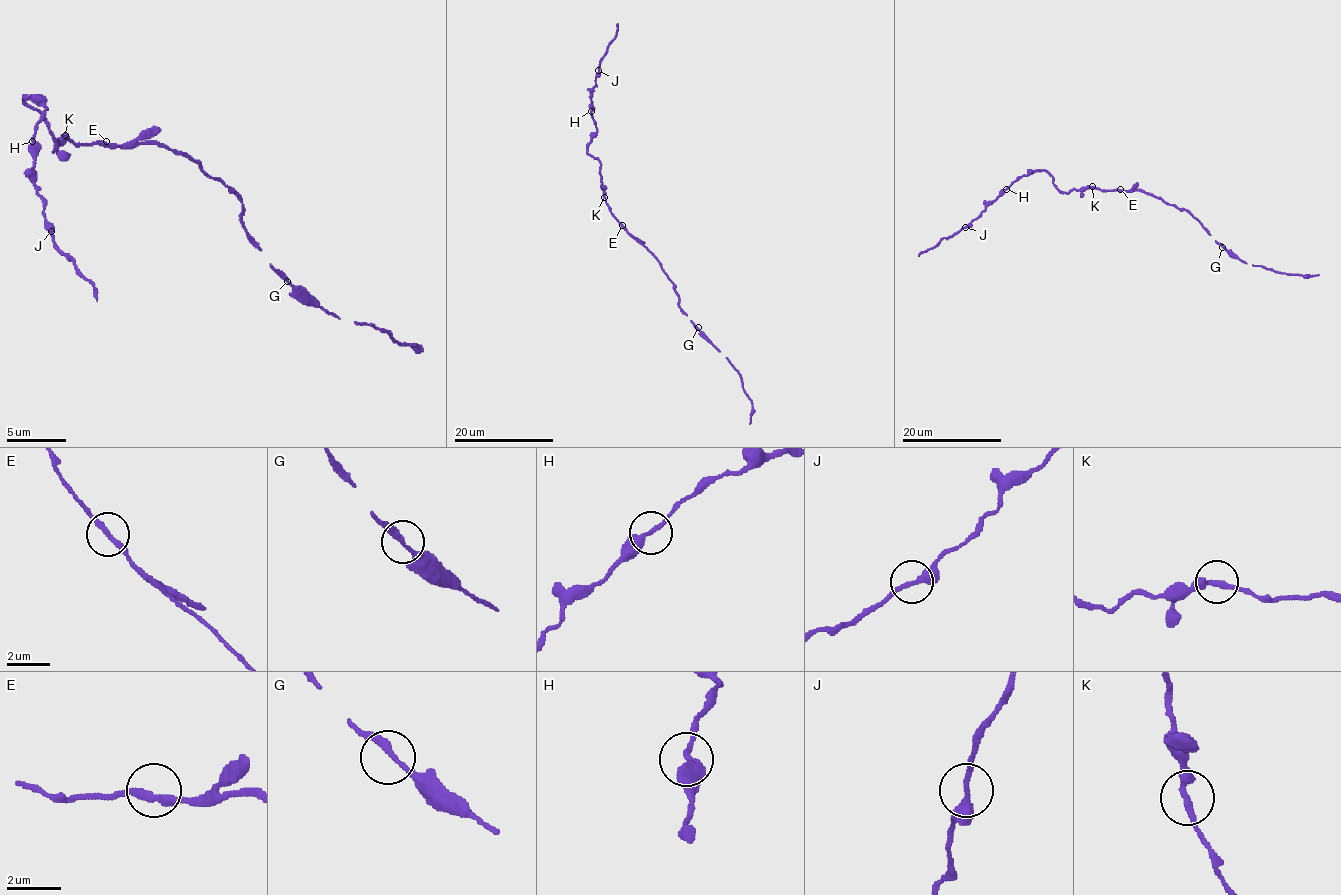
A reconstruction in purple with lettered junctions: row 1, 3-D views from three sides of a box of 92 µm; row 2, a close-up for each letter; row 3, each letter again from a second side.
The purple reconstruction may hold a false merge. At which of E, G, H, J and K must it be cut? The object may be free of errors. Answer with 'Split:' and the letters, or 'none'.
Split: none

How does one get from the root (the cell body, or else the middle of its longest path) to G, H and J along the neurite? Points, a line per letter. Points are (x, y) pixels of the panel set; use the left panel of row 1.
G: (106, 144), (165, 144), (177, 153), (186, 153), (237, 195), (243, 204), (243, 227), (248, 239), (287, 281)
H: (106, 144), (62, 138), (53, 150), (56, 138), (47, 121), (23, 97), (47, 109), (32, 141)
J: (106, 144), (62, 138), (53, 150), (47, 121), (23, 97), (47, 109), (32, 138), (32, 180), (50, 230)

